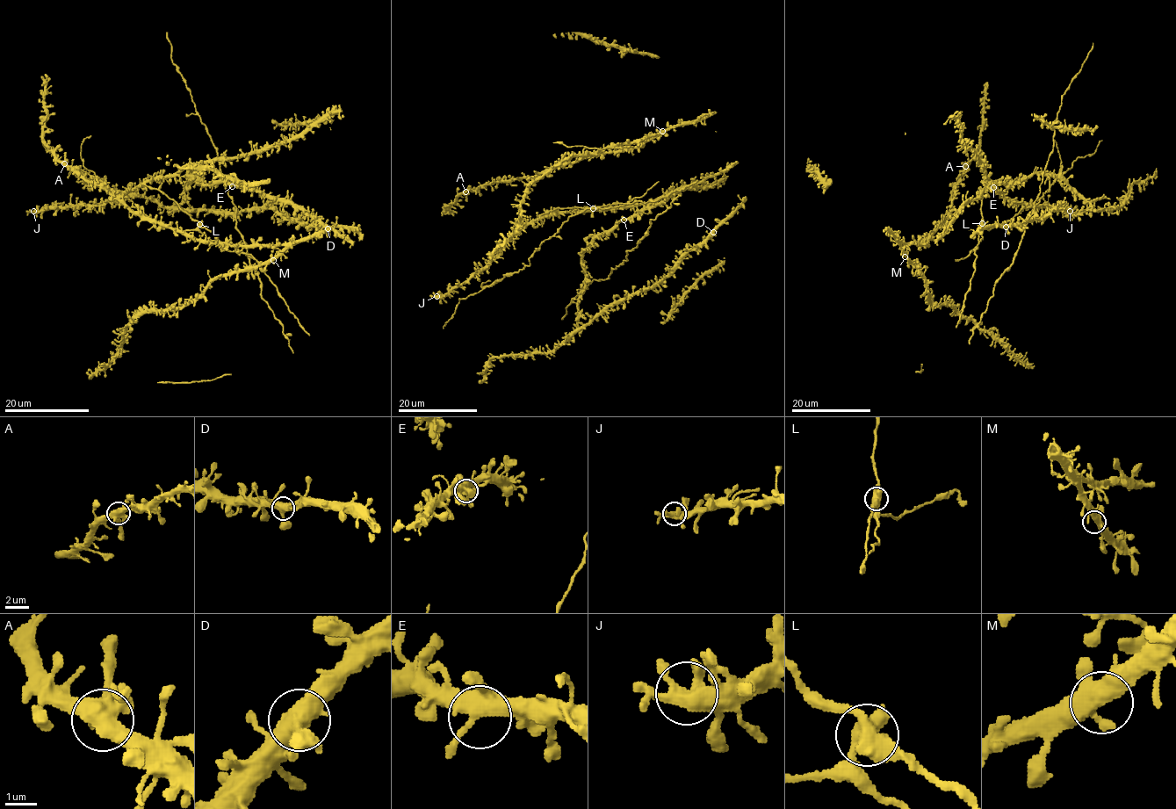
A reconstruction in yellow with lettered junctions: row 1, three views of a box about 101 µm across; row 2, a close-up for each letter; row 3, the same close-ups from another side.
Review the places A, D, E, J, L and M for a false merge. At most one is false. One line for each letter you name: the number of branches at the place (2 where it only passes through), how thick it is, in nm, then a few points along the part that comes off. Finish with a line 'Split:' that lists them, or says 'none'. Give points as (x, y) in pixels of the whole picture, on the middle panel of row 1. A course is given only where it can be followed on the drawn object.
L: 3 | 500 nm | (593, 208), (571, 216), (541, 243), (529, 258), (529, 265), (461, 298), (443, 328)
Split: L

